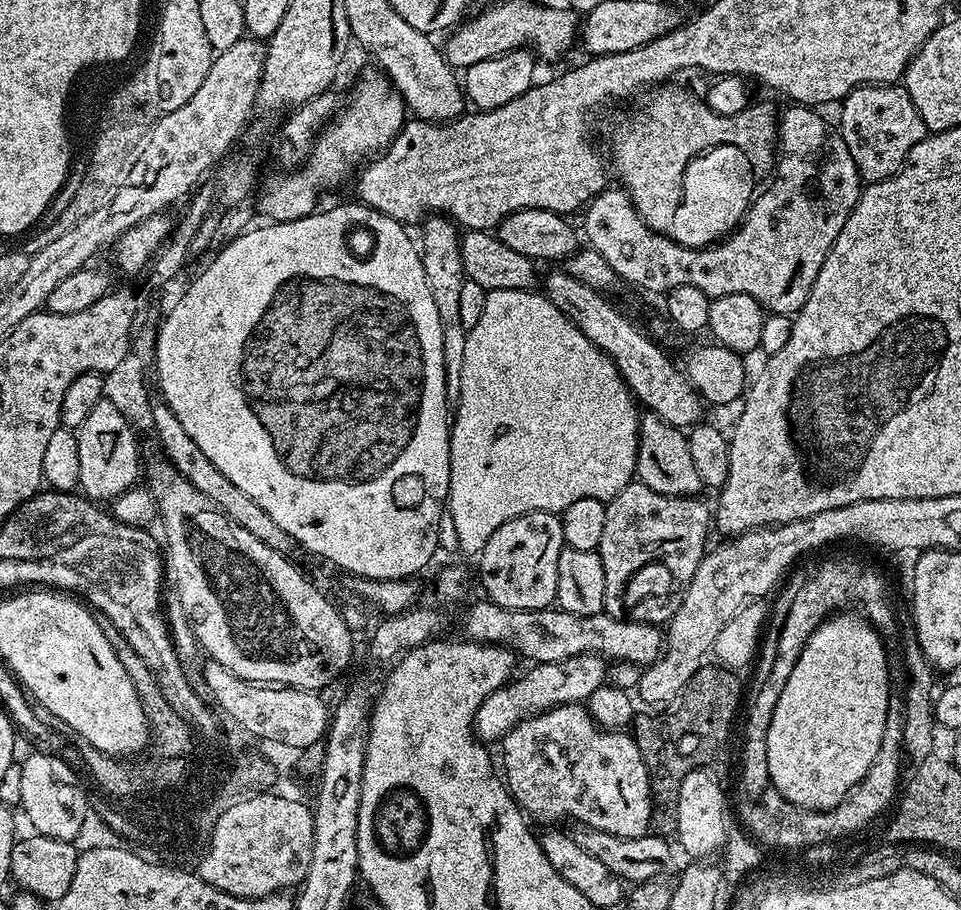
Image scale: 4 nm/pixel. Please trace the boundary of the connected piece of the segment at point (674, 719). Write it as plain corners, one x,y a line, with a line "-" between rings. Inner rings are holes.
716,662
705,663
690,678
678,703
663,714
637,715
634,739
642,754
652,787
652,813
648,832
654,836
672,838
678,826
678,802
682,778
696,768
704,768
728,744
736,711
740,708
740,680
735,671

